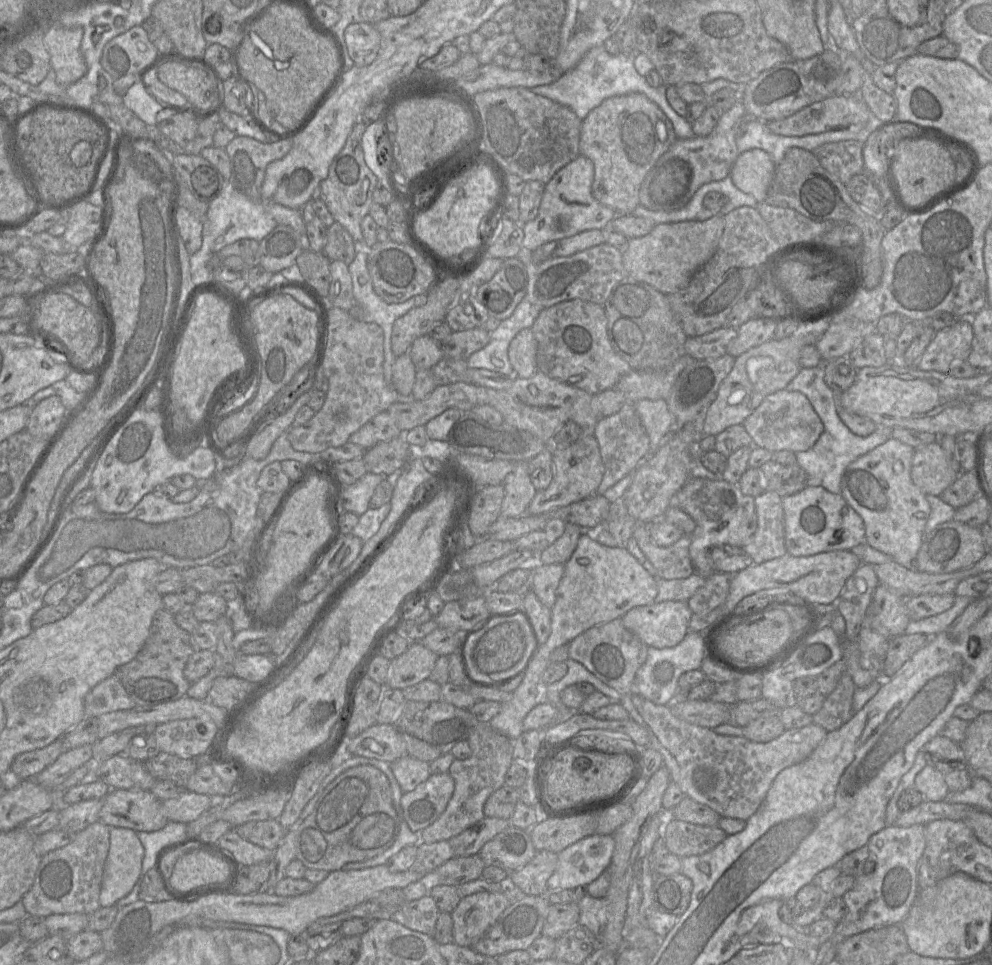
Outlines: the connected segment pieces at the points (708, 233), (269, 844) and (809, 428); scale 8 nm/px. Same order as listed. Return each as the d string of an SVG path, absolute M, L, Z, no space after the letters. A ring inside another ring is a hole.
M714 215L704 221L659 224L645 236L628 239L622 251L627 275L651 285L665 295L684 289L695 272L714 255L724 226L724 216Z
M278 820L250 821L233 829L244 839L269 852L275 851L287 831Z
M779 390L764 398L760 406L743 423L754 447L765 448L772 453L789 450L794 453L810 449L824 430L820 417L807 397L798 391Z

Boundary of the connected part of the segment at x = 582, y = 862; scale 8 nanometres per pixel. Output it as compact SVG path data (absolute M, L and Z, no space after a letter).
M594 833L558 852L557 867L547 881L548 891L589 885L609 868L614 849L612 835Z

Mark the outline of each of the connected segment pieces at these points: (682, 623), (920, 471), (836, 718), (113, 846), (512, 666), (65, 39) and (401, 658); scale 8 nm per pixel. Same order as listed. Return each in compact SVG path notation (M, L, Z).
M670 600L632 608L621 619L646 646L663 649L684 639L691 616L687 602Z
M939 441L915 448L911 478L926 496L939 496L958 476L959 473L947 461Z
M845 671L836 688L825 698L822 708L812 716L813 723L832 732L848 722L854 715L852 700L855 690L852 678Z
M109 828L109 849L99 893L100 907L114 905L137 882L144 848L137 832L128 828Z
M517 613L510 616L495 618L491 620L489 623L483 625L483 627L485 627L486 625L487 625L487 631L479 639L473 652L474 662L478 670L488 675L490 679L492 679L489 681L509 676L515 677L516 675L518 675L523 671L526 664L526 660L535 645L536 640L535 634L531 629L527 619L523 614Z
M54 21L46 29L44 43L50 55L50 65L61 86L69 86L83 77L87 65L81 53L83 28L81 26L57 26Z
M411 642L405 652L391 660L385 687L404 689L428 679L438 658L420 642Z

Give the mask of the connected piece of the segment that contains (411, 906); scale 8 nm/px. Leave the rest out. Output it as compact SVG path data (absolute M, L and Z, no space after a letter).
M427 894L418 900L403 904L391 917L408 929L434 936L440 910L433 898Z

